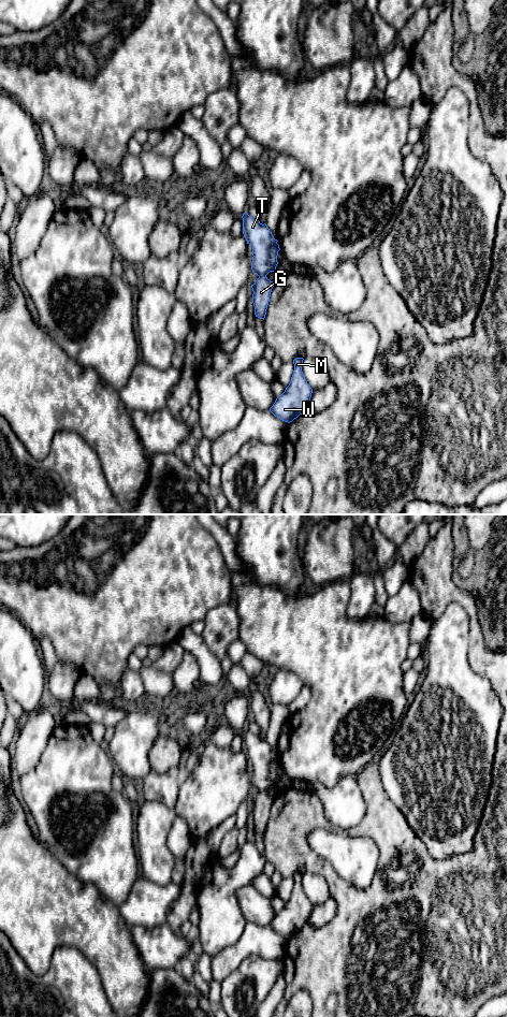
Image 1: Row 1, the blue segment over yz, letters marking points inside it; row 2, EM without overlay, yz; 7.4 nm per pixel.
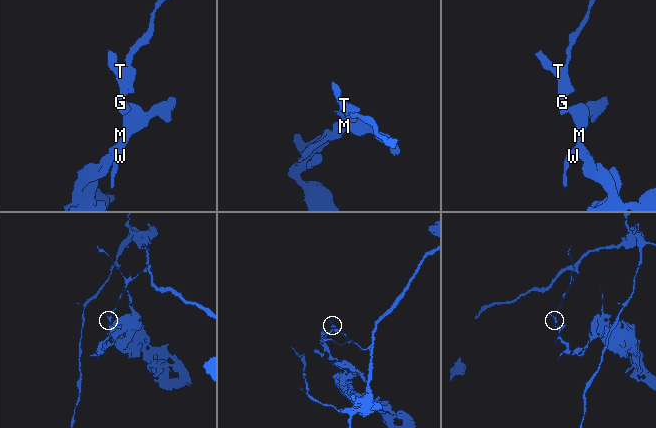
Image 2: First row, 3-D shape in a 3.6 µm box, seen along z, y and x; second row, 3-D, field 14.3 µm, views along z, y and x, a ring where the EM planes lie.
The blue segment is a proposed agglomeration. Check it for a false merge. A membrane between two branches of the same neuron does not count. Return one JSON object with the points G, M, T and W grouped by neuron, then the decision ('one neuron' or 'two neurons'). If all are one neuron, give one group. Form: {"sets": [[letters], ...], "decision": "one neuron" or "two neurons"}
{"sets": [["G", "M", "W"], ["T"]], "decision": "two neurons"}

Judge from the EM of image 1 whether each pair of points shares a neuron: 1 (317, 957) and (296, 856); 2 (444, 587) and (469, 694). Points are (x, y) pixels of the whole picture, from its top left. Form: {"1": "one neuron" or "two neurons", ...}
{"1": "one neuron", "2": "two neurons"}

